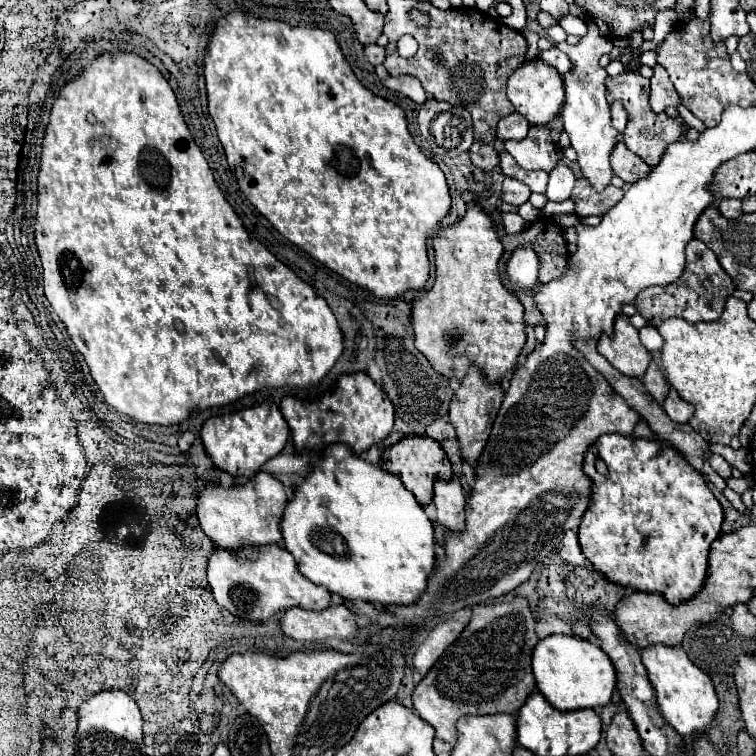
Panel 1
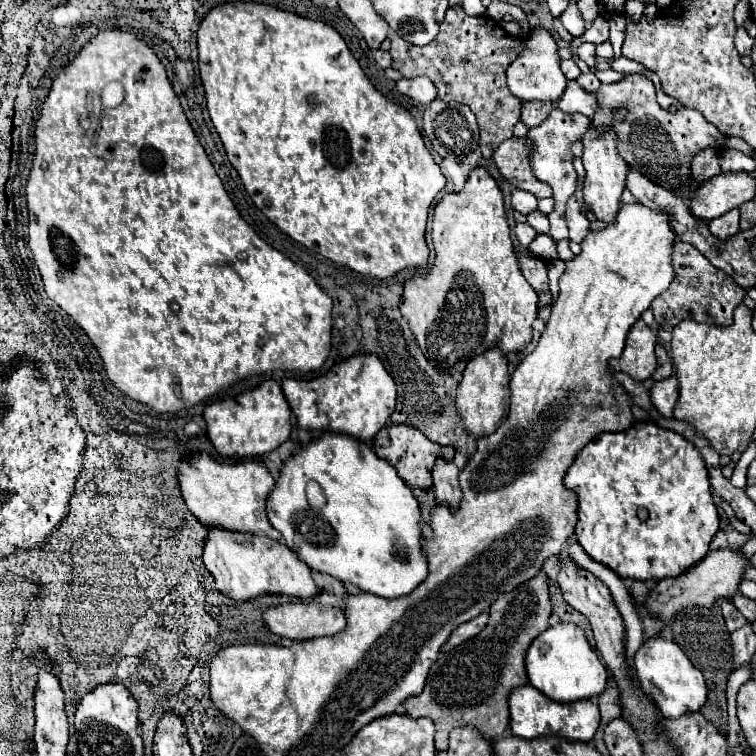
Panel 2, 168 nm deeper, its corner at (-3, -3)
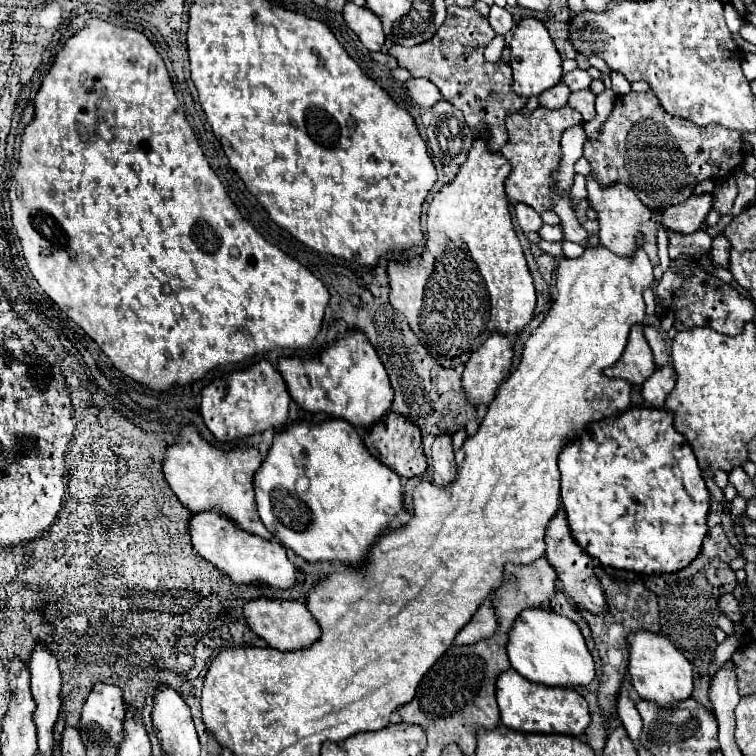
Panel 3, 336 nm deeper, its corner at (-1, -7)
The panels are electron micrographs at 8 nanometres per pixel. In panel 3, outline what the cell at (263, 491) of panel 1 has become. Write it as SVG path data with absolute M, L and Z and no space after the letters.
M192 425L182 427L178 441L168 447L162 469L168 485L180 499L180 503L190 509L190 513L202 511L220 511L228 519L232 519L242 531L260 535L262 539L274 539L274 535L262 525L256 509L256 495L254 495L254 475L262 465L262 457L258 449L236 449L236 451L222 451L206 443Z

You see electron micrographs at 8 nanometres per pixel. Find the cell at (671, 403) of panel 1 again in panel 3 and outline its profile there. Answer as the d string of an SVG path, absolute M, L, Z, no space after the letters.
M672 365L660 367L642 385L642 397L646 399L646 403L650 407L662 409L664 407L664 399L670 395L670 391L674 389L674 385L676 385L676 373L674 373Z

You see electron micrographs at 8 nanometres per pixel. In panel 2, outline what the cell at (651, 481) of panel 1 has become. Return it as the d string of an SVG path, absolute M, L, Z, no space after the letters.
M634 421L626 431L602 433L592 439L568 467L564 487L578 499L578 523L574 529L578 543L592 559L610 567L620 577L638 581L676 577L708 553L708 545L720 529L702 455L684 437L652 421Z

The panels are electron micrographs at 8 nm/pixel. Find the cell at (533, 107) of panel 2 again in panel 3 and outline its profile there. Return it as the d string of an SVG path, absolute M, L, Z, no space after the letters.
M558 83L556 87L552 87L552 89L548 89L544 95L540 95L540 107L560 109L560 107L566 105L568 95L570 95L570 89L568 89L564 83Z

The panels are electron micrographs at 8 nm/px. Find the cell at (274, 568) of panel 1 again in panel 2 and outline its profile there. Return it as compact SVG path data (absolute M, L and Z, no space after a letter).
M210 527L204 541L202 561L212 573L216 589L232 599L252 599L268 593L312 599L318 593L318 585L312 581L310 567L300 561L298 555L290 551L284 543L272 541L270 537Z

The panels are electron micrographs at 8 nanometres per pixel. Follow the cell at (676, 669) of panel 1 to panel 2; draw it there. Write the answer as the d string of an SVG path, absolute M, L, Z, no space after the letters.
M664 637L646 639L634 657L634 667L644 695L654 701L664 717L680 717L684 713L700 711L706 703L708 689L704 683L704 675L690 663L686 653L674 641Z

